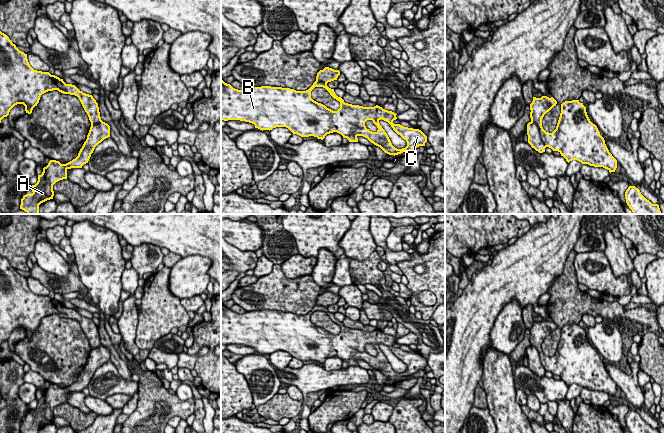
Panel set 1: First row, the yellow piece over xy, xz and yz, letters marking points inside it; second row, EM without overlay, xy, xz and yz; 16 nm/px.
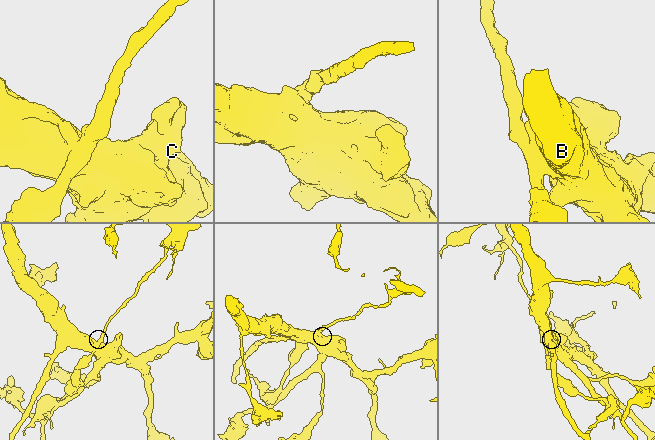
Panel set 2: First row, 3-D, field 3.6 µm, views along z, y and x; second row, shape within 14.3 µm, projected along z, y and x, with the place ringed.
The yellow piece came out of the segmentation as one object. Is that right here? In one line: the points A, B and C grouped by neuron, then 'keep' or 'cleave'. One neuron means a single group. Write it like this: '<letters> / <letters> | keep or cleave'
A / B C | cleave

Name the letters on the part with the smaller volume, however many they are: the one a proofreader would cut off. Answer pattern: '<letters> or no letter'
A

